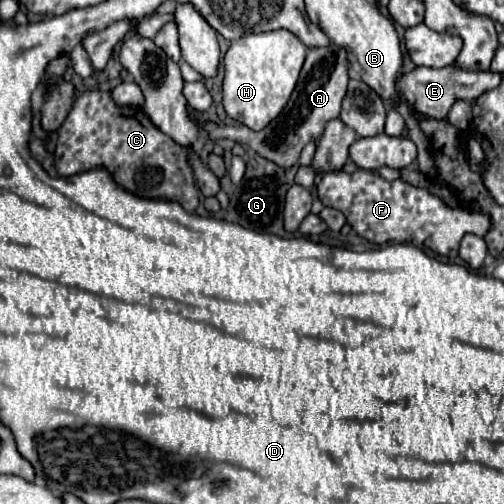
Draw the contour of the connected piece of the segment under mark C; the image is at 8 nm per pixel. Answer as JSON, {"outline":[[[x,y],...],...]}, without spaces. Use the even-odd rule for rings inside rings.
{"outline":[[[84,92],[76,98],[68,118],[64,120],[62,128],[58,130],[58,146],[56,146],[56,172],[58,176],[74,176],[80,172],[88,172],[94,168],[104,168],[114,176],[114,182],[128,190],[134,196],[148,198],[148,200],[170,200],[178,202],[186,212],[194,212],[198,208],[198,188],[192,174],[192,166],[184,148],[180,148],[170,136],[162,134],[150,118],[144,114],[142,108],[128,108],[116,106],[108,92]]]}

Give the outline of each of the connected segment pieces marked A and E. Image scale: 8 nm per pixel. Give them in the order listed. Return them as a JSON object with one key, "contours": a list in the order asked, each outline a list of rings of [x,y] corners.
{"contours":[[[[330,42],[326,48],[310,48],[306,62],[302,66],[302,72],[300,72],[296,90],[292,92],[290,102],[284,108],[284,112],[274,122],[270,122],[260,132],[254,132],[246,126],[240,126],[240,128],[234,128],[234,126],[212,128],[210,126],[210,134],[214,138],[230,138],[240,144],[246,144],[254,152],[258,152],[262,158],[268,158],[282,168],[290,168],[290,166],[298,164],[298,156],[300,156],[302,148],[308,142],[318,140],[324,132],[324,126],[332,118],[340,116],[342,100],[344,100],[344,94],[348,92],[348,82],[350,82],[348,70],[350,70],[348,52],[340,46],[336,46],[334,42]]],[[[446,66],[440,70],[416,68],[398,80],[398,90],[408,98],[410,104],[416,106],[418,112],[422,112],[424,116],[432,116],[432,118],[440,120],[440,118],[446,118],[446,114],[450,112],[454,102],[458,102],[458,100],[474,102],[486,90],[496,88],[500,84],[500,78],[502,78],[500,74],[472,72],[472,70],[464,70],[458,66]]]]}

